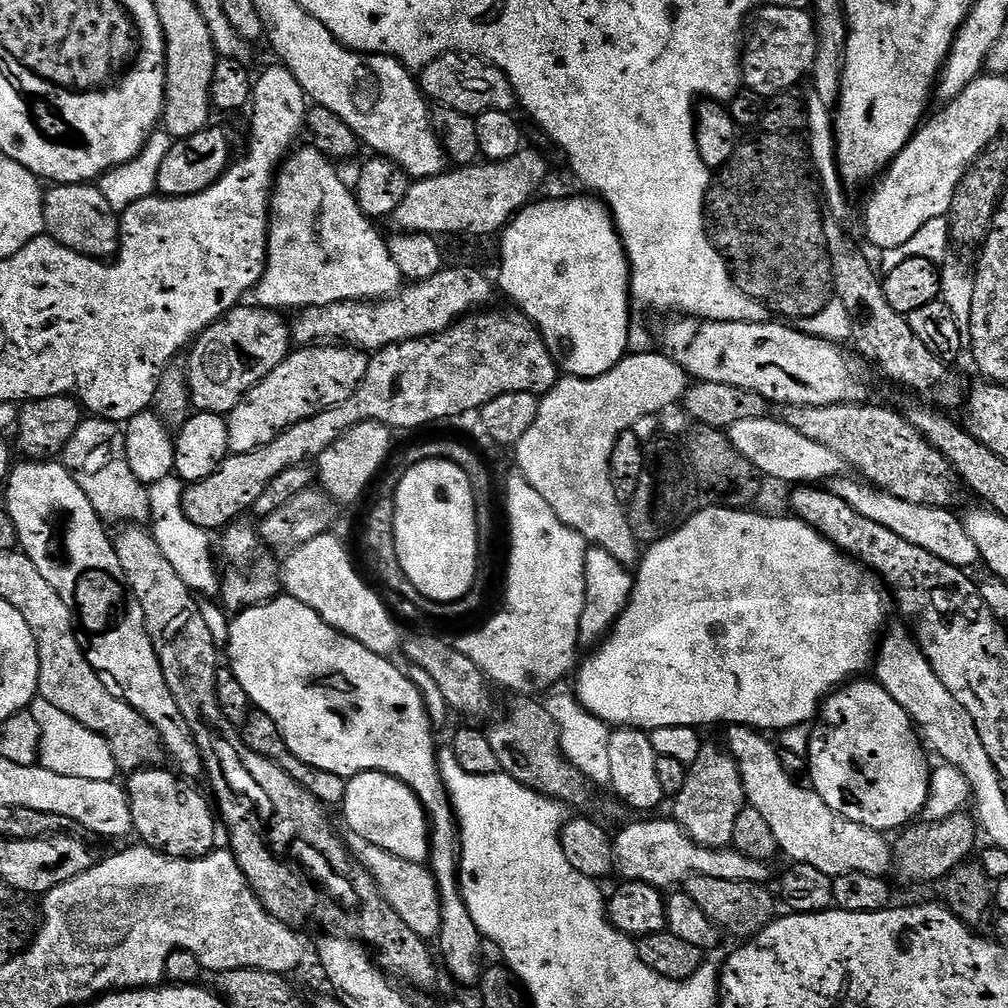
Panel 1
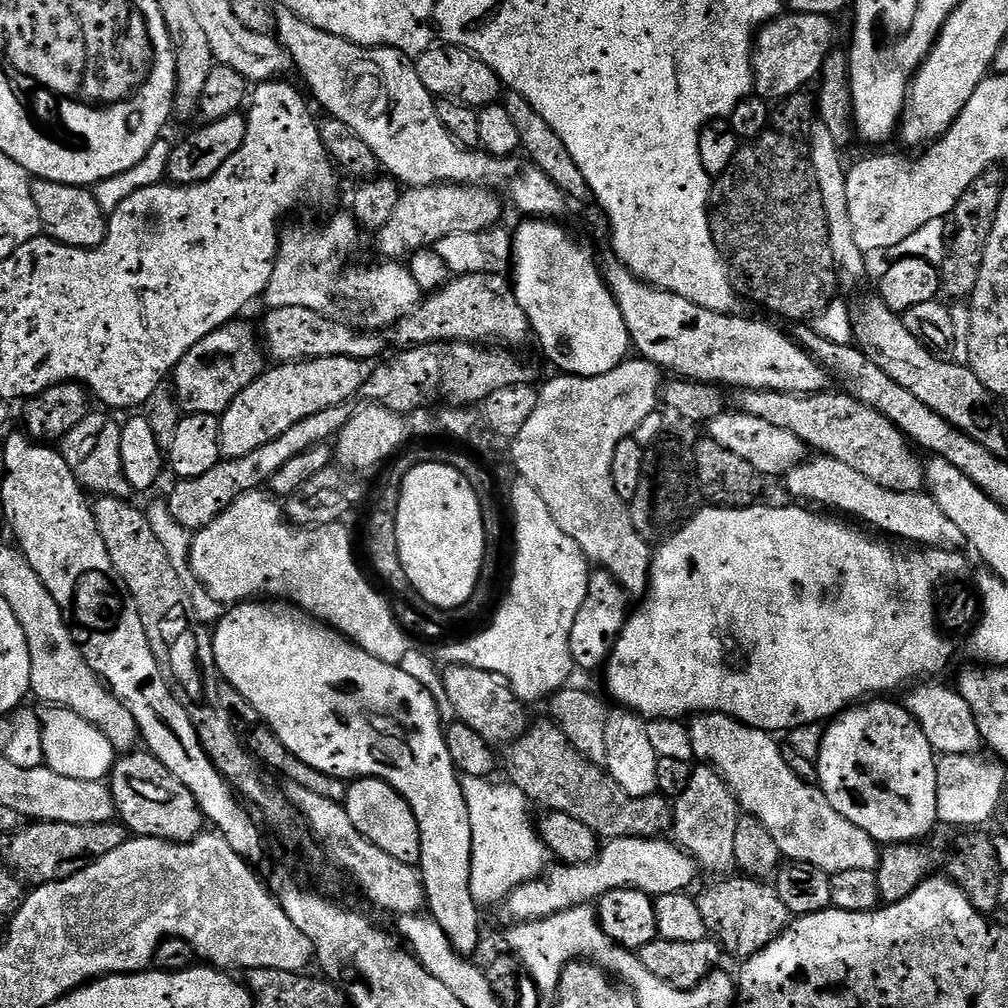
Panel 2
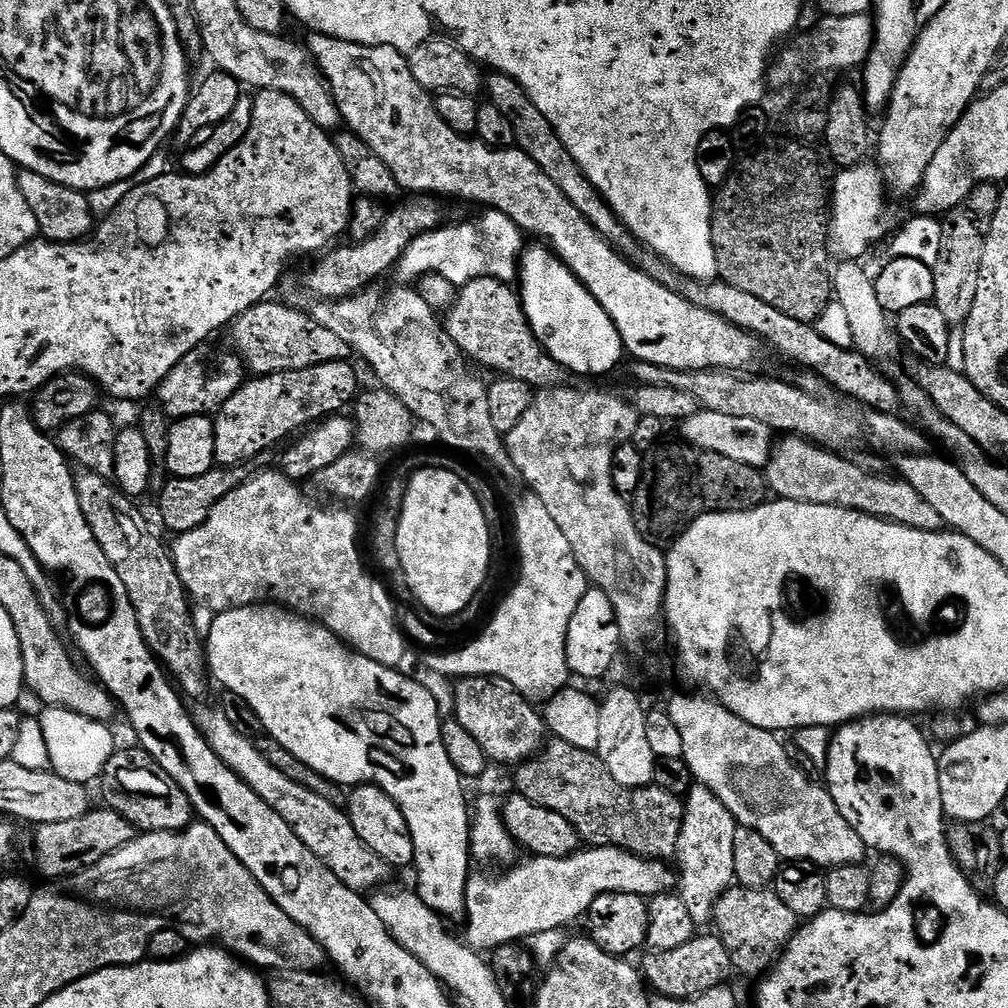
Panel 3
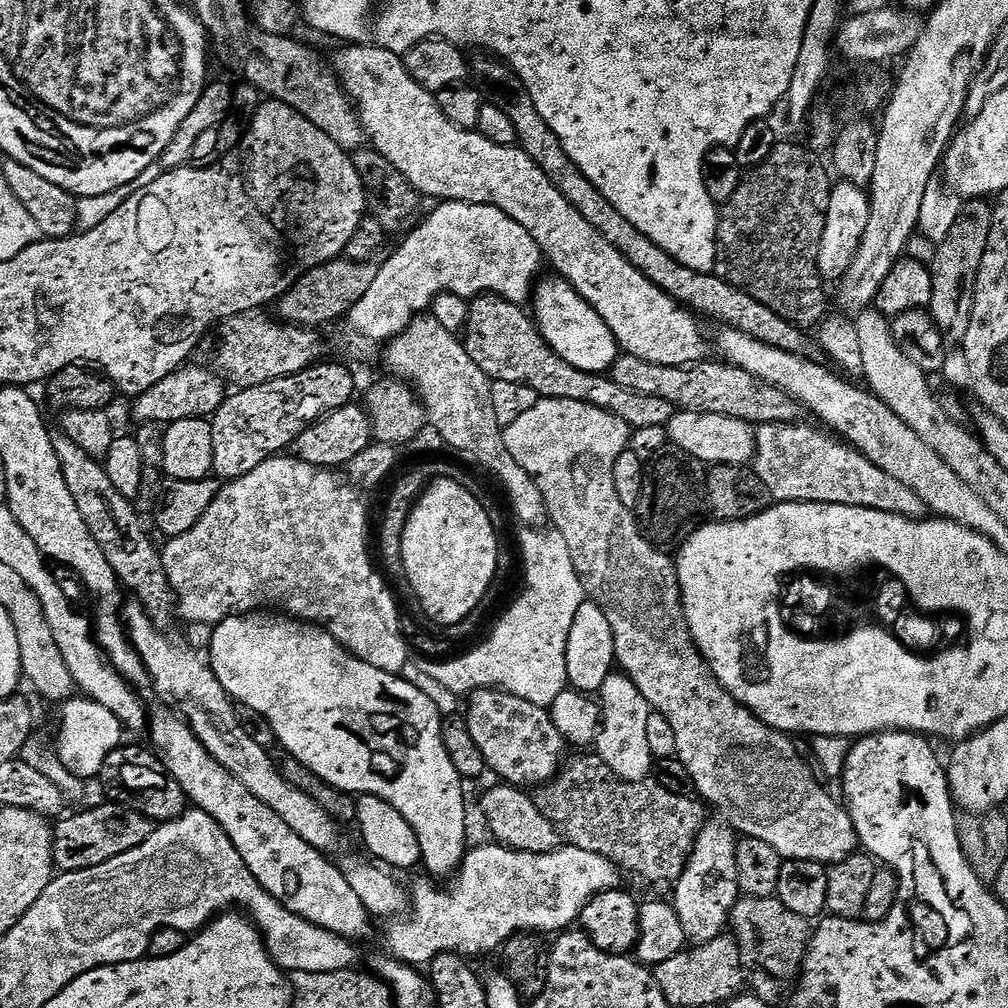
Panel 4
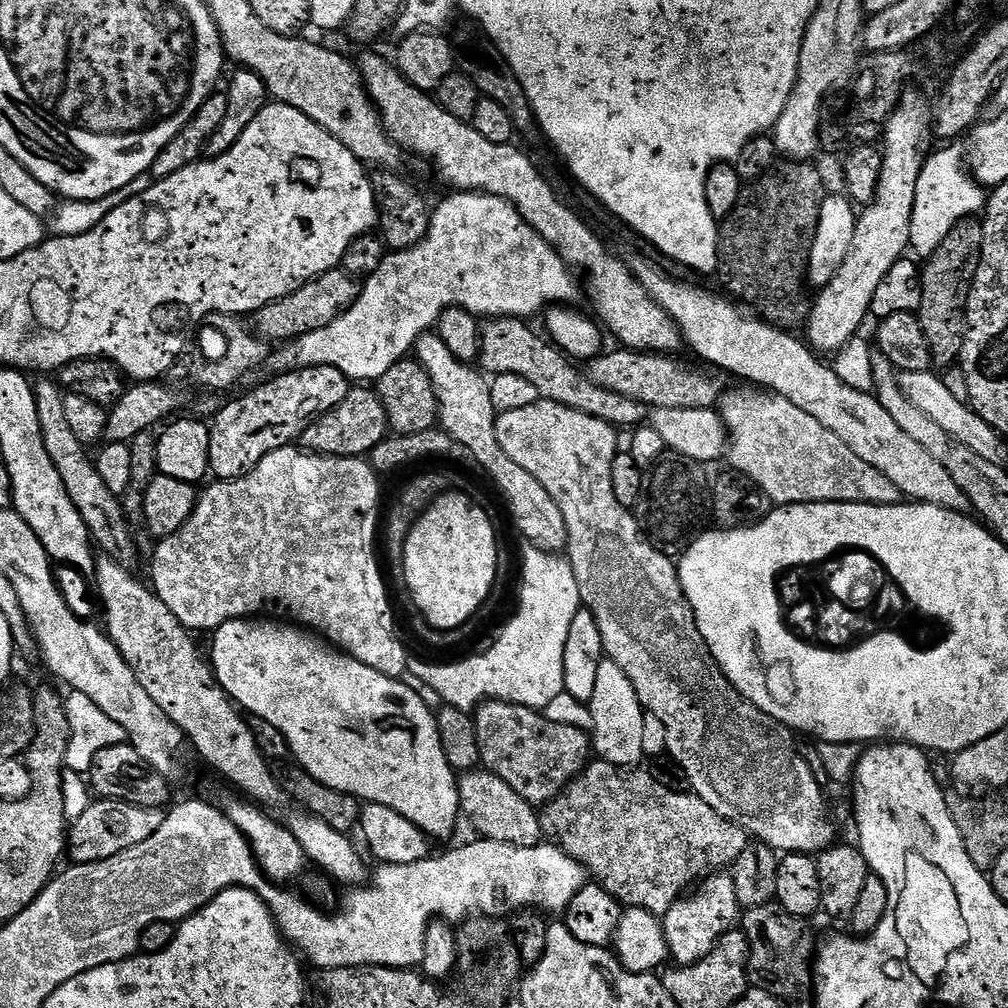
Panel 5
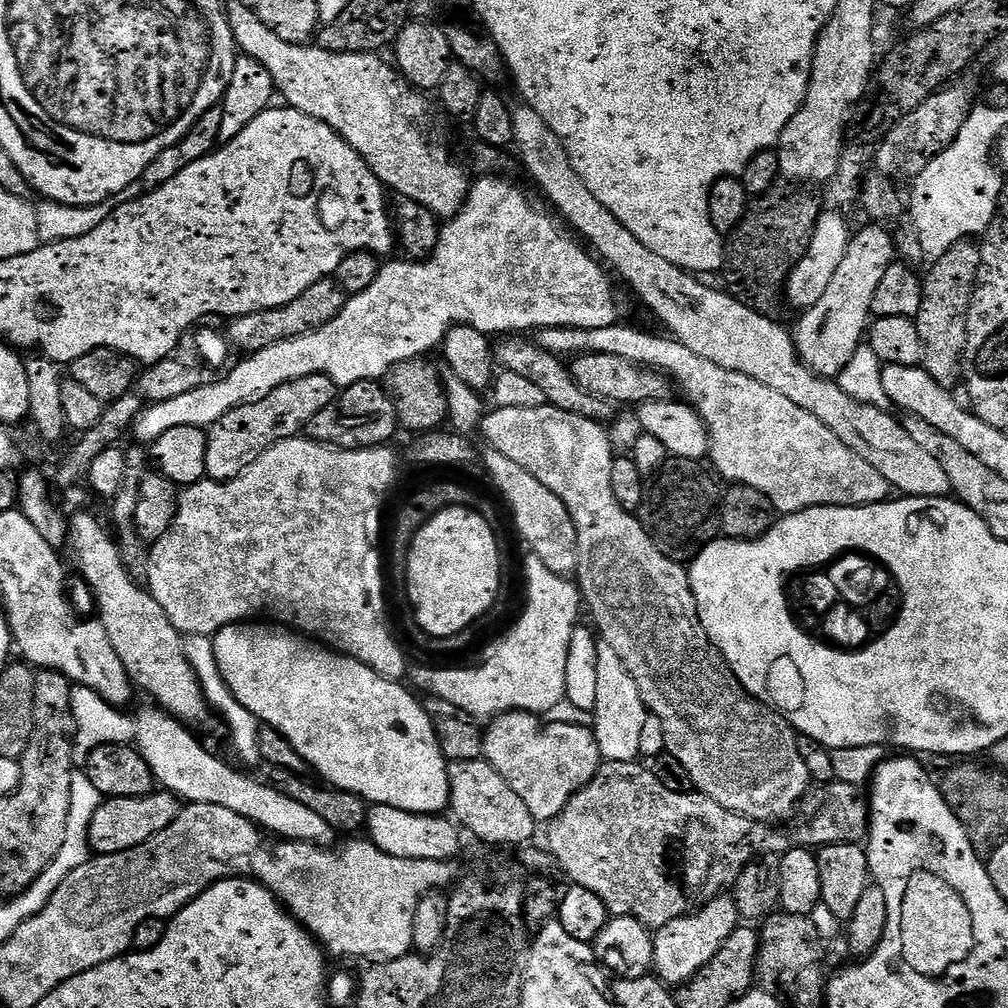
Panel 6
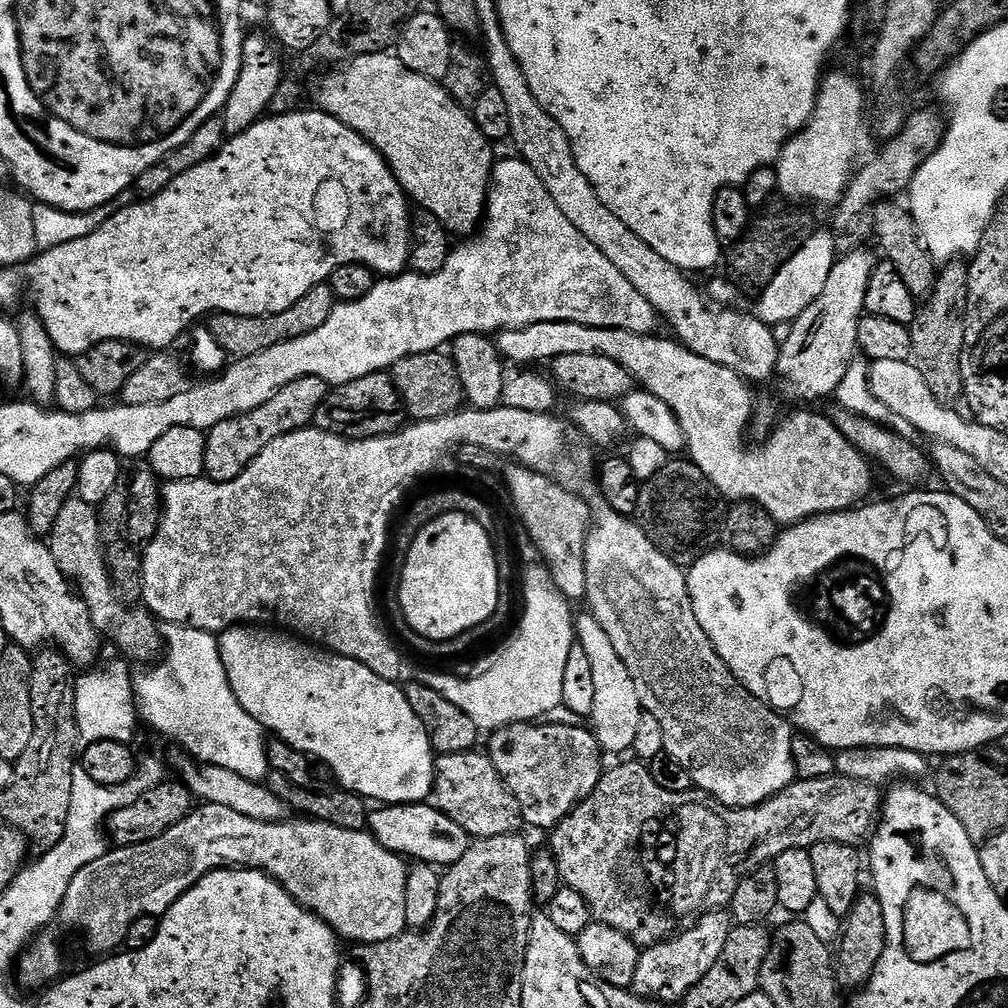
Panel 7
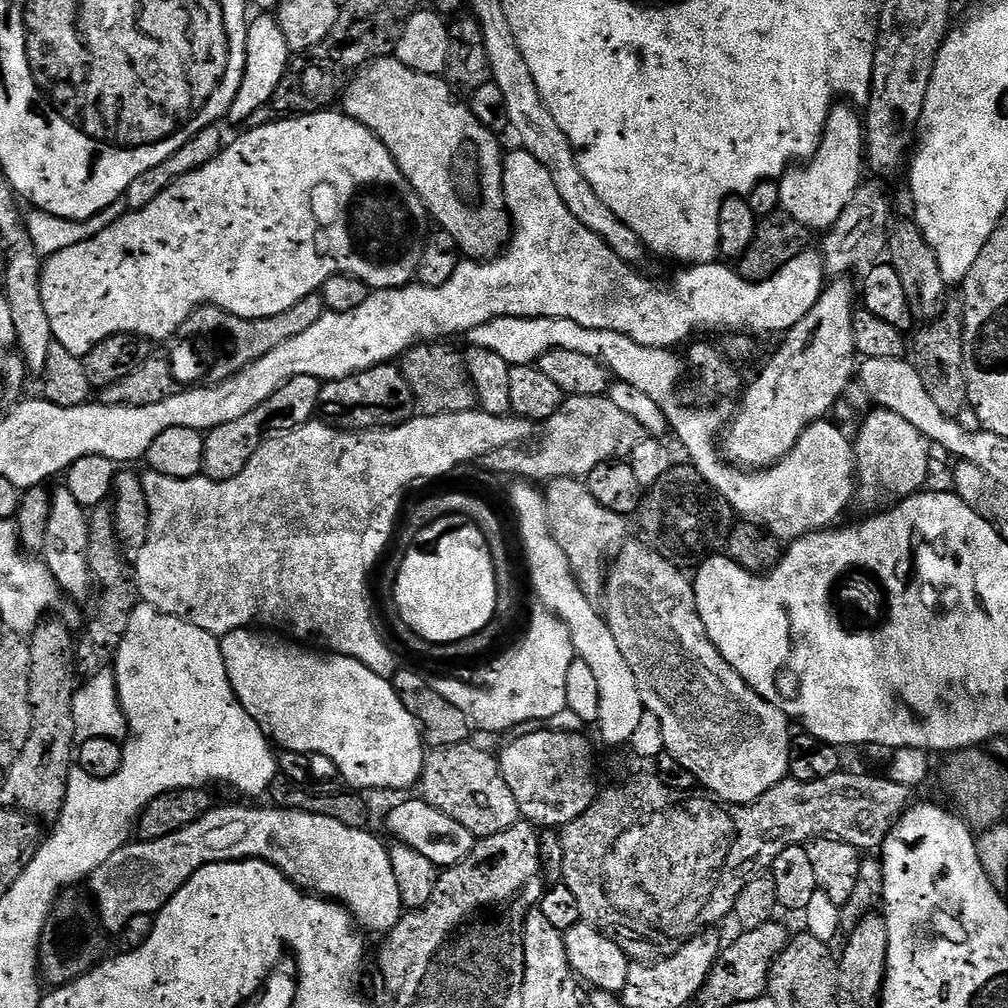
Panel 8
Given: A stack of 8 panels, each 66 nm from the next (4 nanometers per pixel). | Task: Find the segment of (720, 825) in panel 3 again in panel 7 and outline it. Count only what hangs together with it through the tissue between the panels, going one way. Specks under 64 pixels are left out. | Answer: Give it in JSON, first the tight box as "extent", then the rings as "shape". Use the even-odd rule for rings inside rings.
{"extent":[632,911,734,1006],"shape":[[[727,911],[705,912],[695,924],[677,932],[669,940],[643,949],[632,988],[650,1000],[661,1000],[666,1006],[679,1005],[685,994],[702,982],[702,976],[710,966],[718,962],[718,954],[726,950],[733,927],[734,921]]]}

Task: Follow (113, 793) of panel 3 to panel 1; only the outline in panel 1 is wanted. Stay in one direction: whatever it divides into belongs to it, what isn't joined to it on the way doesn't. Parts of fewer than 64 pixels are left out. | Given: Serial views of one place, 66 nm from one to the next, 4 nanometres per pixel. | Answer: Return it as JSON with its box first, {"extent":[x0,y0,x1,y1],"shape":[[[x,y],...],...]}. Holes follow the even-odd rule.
{"extent":[126,766,218,860],"shape":[[[149,766],[145,769],[140,769],[137,772],[131,773],[126,782],[126,791],[128,793],[128,801],[131,803],[131,818],[132,826],[135,835],[142,838],[141,843],[145,847],[154,849],[156,852],[162,852],[170,857],[182,858],[183,860],[195,860],[200,859],[206,855],[206,853],[213,851],[216,847],[216,824],[218,828],[218,822],[213,818],[215,811],[211,801],[208,801],[202,796],[201,792],[196,790],[194,787],[190,786],[191,784],[187,779],[180,777],[177,773],[170,773],[163,768],[158,766]]]}

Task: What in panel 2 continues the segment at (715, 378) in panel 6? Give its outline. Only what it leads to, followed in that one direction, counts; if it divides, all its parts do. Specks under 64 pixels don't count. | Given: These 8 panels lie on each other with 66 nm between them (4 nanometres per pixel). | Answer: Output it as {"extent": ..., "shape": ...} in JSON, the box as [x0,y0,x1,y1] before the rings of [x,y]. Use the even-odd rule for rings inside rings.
{"extent":[786,455,965,550],"shape":[[[822,455],[812,459],[799,464],[786,477],[788,492],[800,499],[797,501],[807,502],[809,505],[826,504],[830,508],[837,508],[838,511],[853,516],[848,517],[853,521],[861,520],[856,522],[861,525],[869,524],[864,525],[869,529],[877,528],[880,532],[889,532],[900,540],[909,540],[912,546],[923,546],[928,550],[933,548],[960,550],[965,547],[962,530],[958,530],[958,526],[954,526],[954,522],[950,522],[950,518],[942,514],[938,502],[934,502],[931,494],[925,494],[923,491],[886,490],[878,486],[878,482],[870,482],[870,478],[858,474],[858,470],[850,470],[846,462],[838,462],[831,456]]]}

